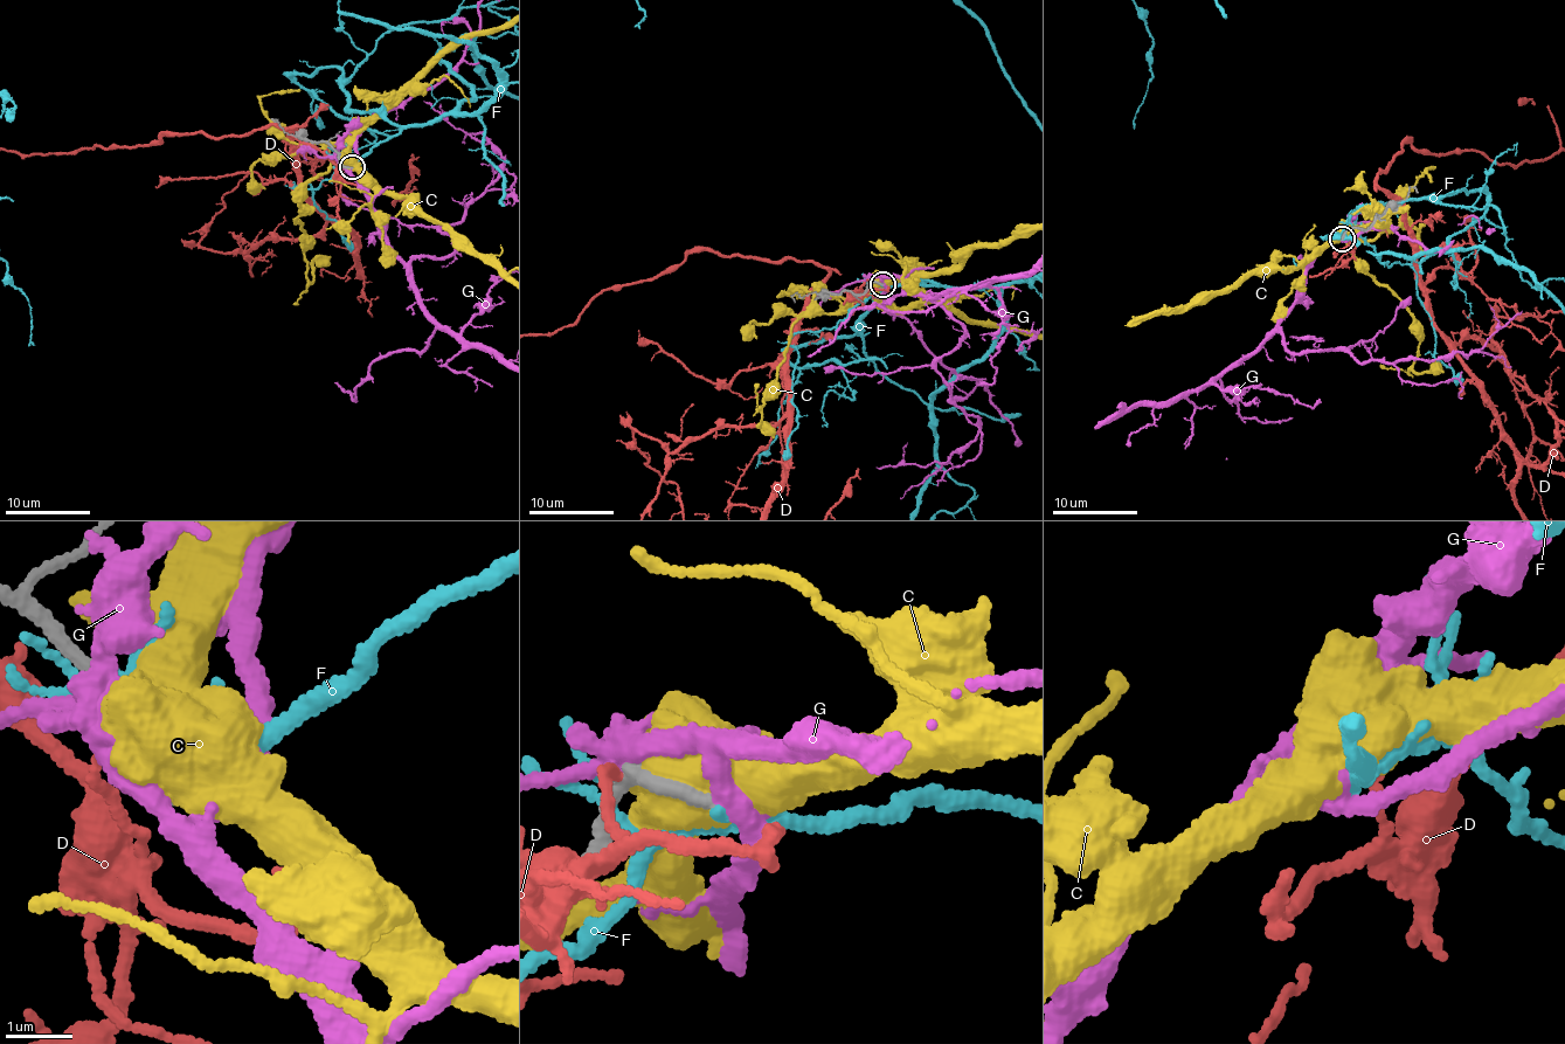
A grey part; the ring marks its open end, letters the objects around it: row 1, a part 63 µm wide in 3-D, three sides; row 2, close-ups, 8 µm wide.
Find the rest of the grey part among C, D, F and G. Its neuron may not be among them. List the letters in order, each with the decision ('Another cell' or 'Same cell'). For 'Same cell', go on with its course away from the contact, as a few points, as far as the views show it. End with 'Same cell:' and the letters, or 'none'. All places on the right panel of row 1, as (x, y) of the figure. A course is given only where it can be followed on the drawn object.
C: Another cell
D: Another cell
F: Another cell
G: Another cell
Same cell: none

